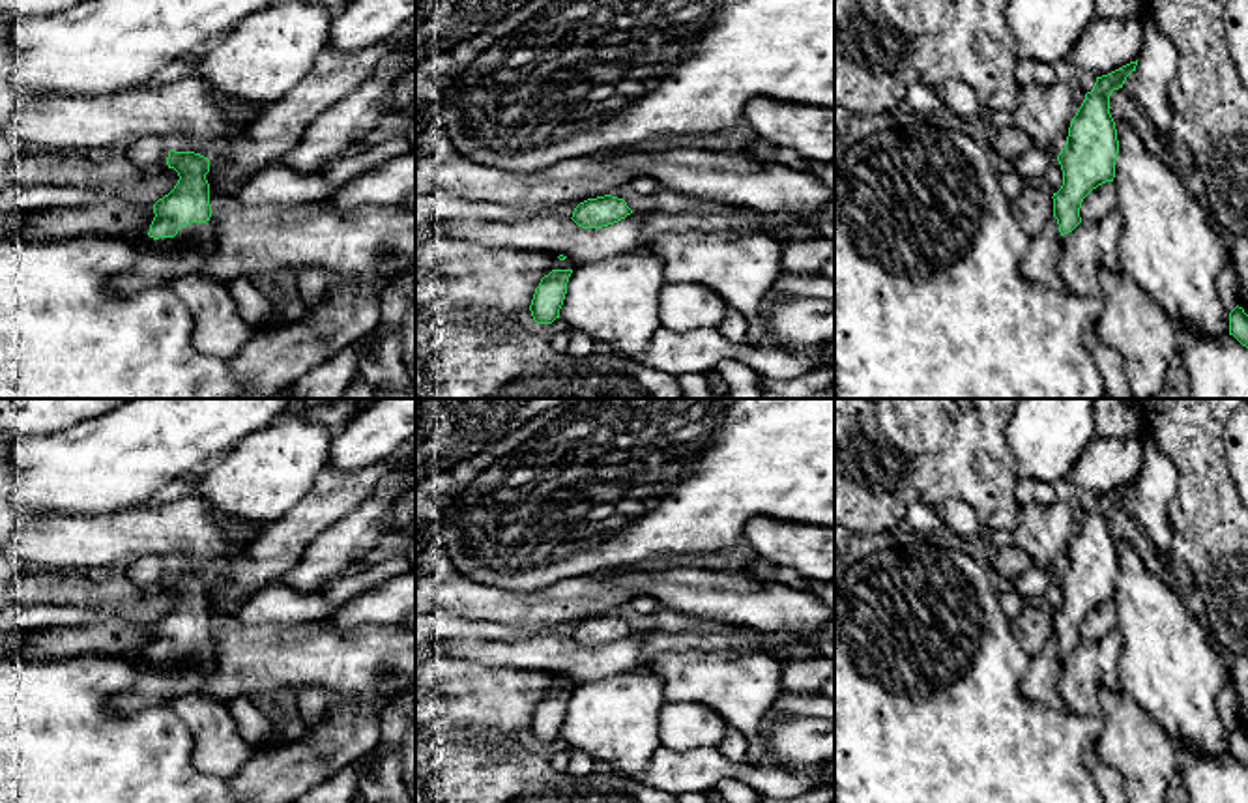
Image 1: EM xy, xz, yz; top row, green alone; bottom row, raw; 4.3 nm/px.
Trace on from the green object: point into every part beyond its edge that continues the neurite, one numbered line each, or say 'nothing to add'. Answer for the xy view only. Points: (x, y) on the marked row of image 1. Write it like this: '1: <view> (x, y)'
1: xy (199, 234)

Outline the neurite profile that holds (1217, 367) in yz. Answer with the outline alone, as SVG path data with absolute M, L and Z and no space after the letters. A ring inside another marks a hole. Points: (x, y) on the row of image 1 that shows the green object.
M1179 326L1177 350L1188 371L1190 399L1248 399L1248 348L1233 335L1203 337Z

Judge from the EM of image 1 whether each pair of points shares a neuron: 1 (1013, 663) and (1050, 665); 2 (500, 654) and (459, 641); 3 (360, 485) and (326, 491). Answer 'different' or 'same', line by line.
1: different
2: same
3: same

